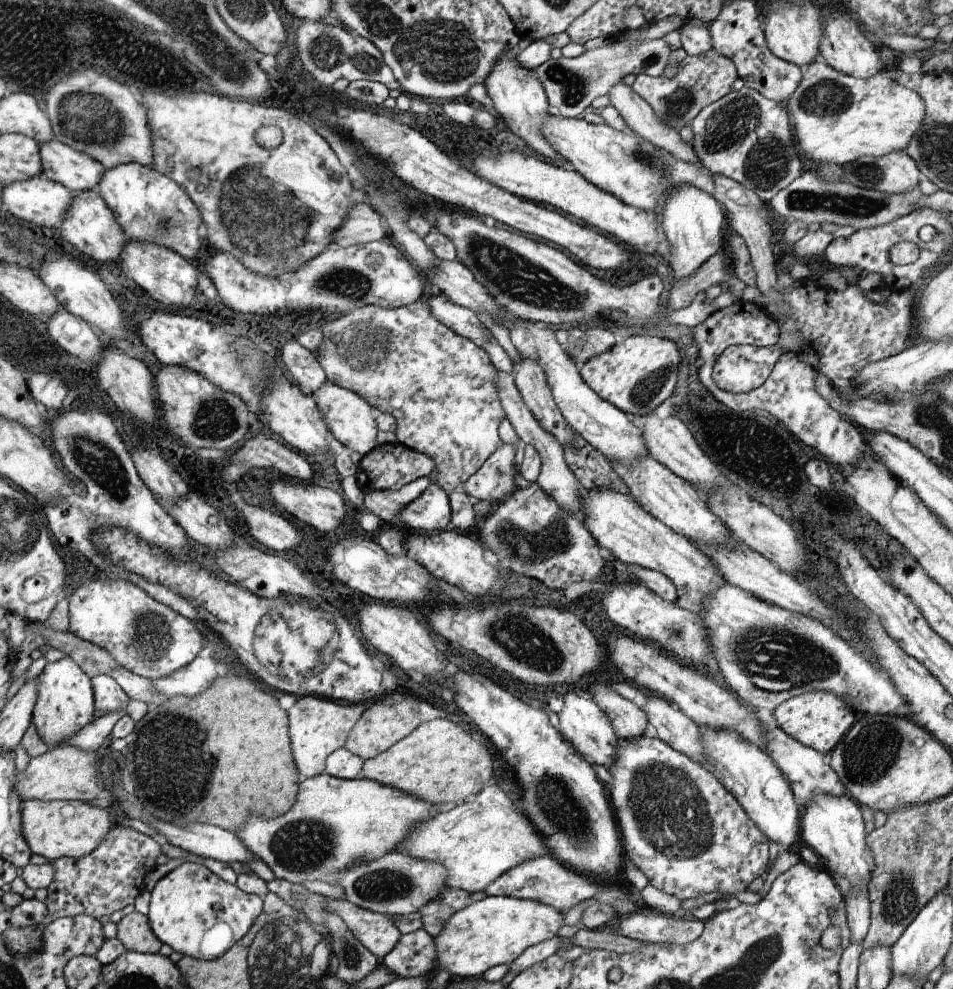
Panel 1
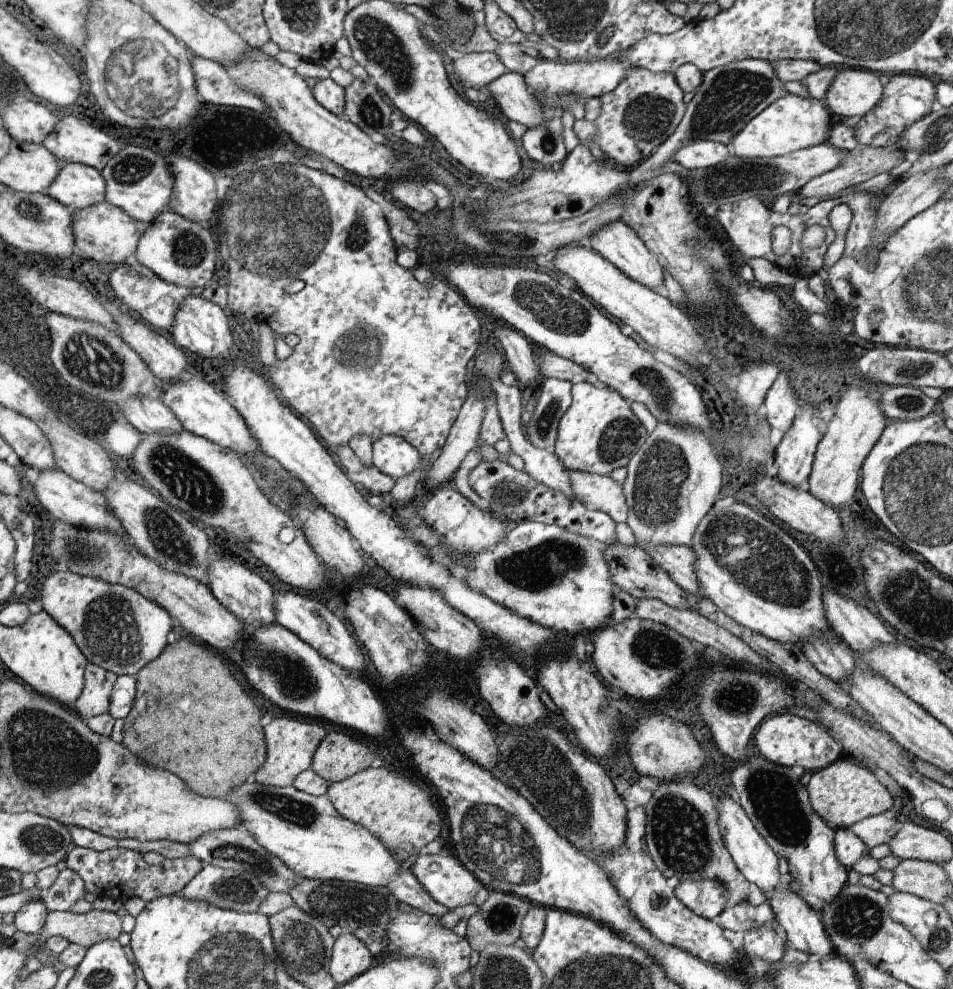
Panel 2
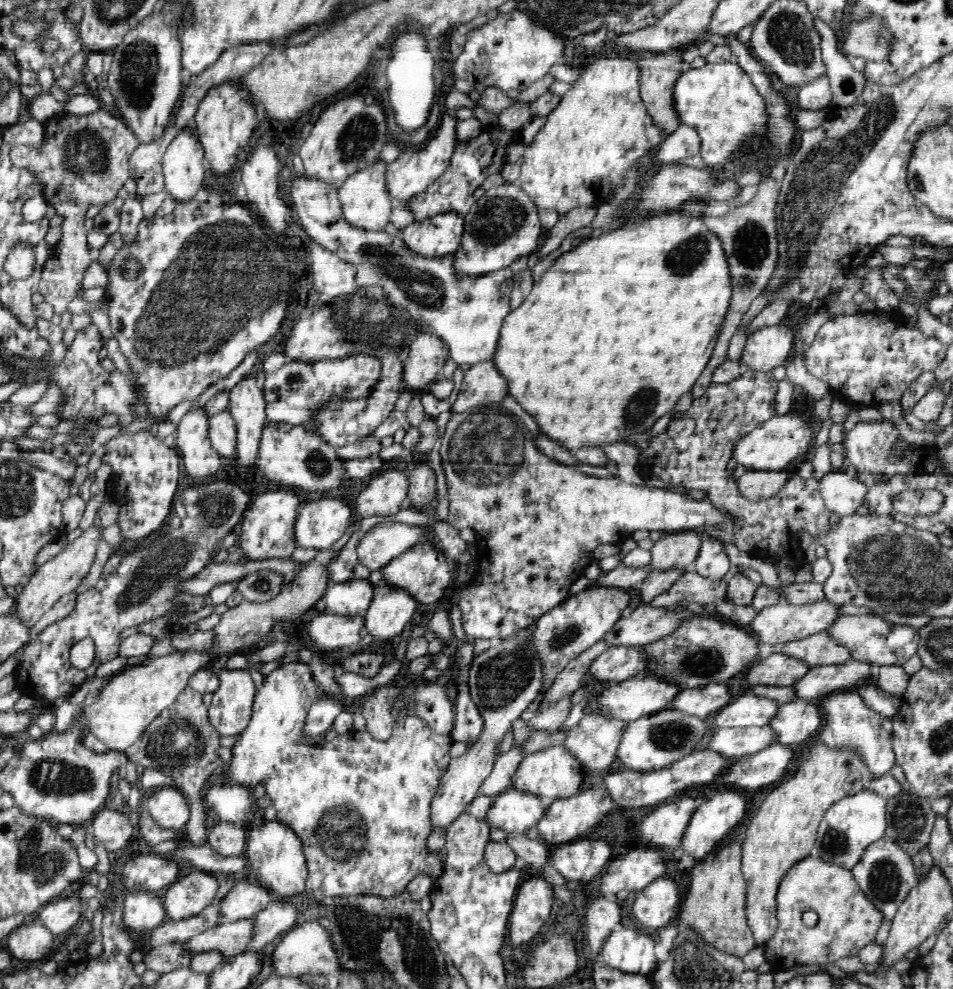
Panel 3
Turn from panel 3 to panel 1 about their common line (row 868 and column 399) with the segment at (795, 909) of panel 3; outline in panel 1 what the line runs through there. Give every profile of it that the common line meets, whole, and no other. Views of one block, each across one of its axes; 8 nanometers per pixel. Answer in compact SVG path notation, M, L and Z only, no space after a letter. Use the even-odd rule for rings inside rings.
M324 772L302 782L302 798L290 814L278 820L248 822L238 836L256 858L265 862L278 879L291 883L322 880L336 884L347 867L376 861L396 851L419 826L444 808L398 790L398 787L365 779L341 779Z

